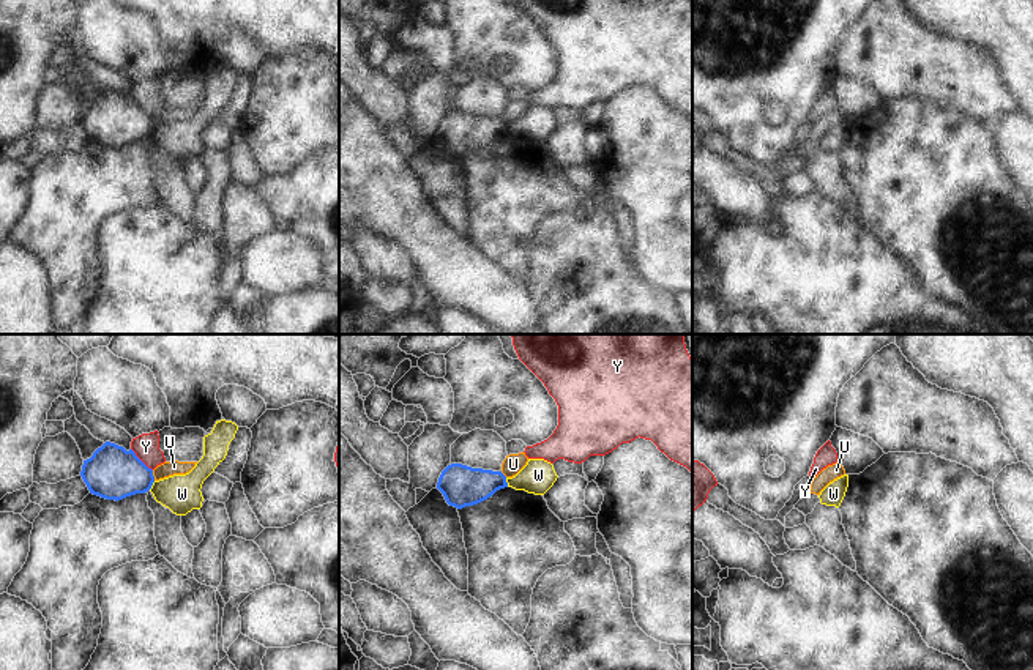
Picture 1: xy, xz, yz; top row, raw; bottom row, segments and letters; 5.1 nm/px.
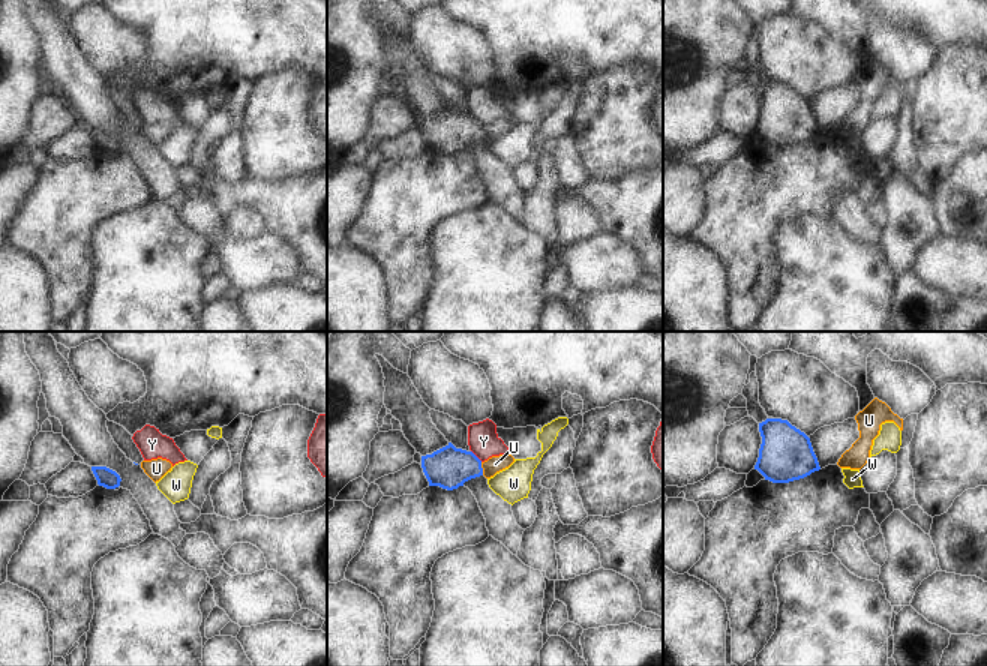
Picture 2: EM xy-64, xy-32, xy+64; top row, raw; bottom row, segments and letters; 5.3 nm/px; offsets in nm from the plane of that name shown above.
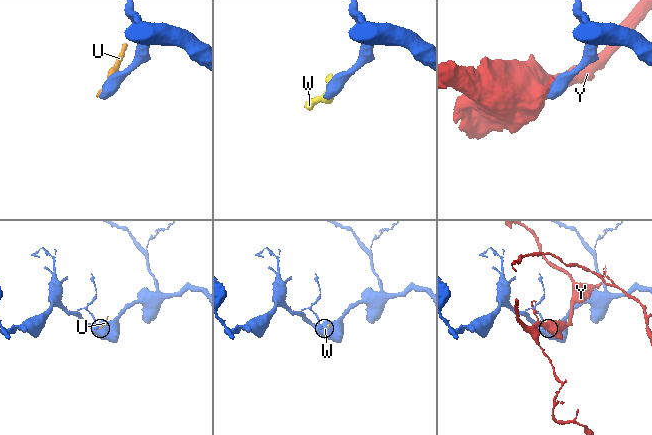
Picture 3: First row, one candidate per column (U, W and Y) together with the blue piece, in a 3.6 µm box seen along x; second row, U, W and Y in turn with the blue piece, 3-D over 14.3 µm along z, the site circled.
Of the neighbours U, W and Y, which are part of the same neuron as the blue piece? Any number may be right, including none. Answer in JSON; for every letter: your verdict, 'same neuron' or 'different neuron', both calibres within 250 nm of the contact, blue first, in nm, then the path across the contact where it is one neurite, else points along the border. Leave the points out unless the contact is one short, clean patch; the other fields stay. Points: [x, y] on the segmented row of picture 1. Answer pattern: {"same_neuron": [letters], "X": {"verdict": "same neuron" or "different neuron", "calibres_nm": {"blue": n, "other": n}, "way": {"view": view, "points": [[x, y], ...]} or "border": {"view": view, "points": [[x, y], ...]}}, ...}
{"same_neuron": [], "U": {"verdict": "different neuron", "calibres_nm": {"blue": 280, "other": 80}, "border": {"view": "xy", "points": [[152, 470], [155, 480]]}}, "W": {"verdict": "different neuron", "calibres_nm": {"blue": 280, "other": 190}, "border": {"view": "xy", "points": [[155, 481], [149, 489]]}}, "Y": {"verdict": "different neuron", "calibres_nm": {"blue": 280, "other": 130}, "border": {"view": "xy", "points": [[131, 448], [152, 470]]}}}

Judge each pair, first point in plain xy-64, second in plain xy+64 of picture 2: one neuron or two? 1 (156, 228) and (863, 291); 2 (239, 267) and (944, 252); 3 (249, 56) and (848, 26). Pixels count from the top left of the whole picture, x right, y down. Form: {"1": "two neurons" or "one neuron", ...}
{"1": "one neuron", "2": "one neuron", "3": "one neuron"}

